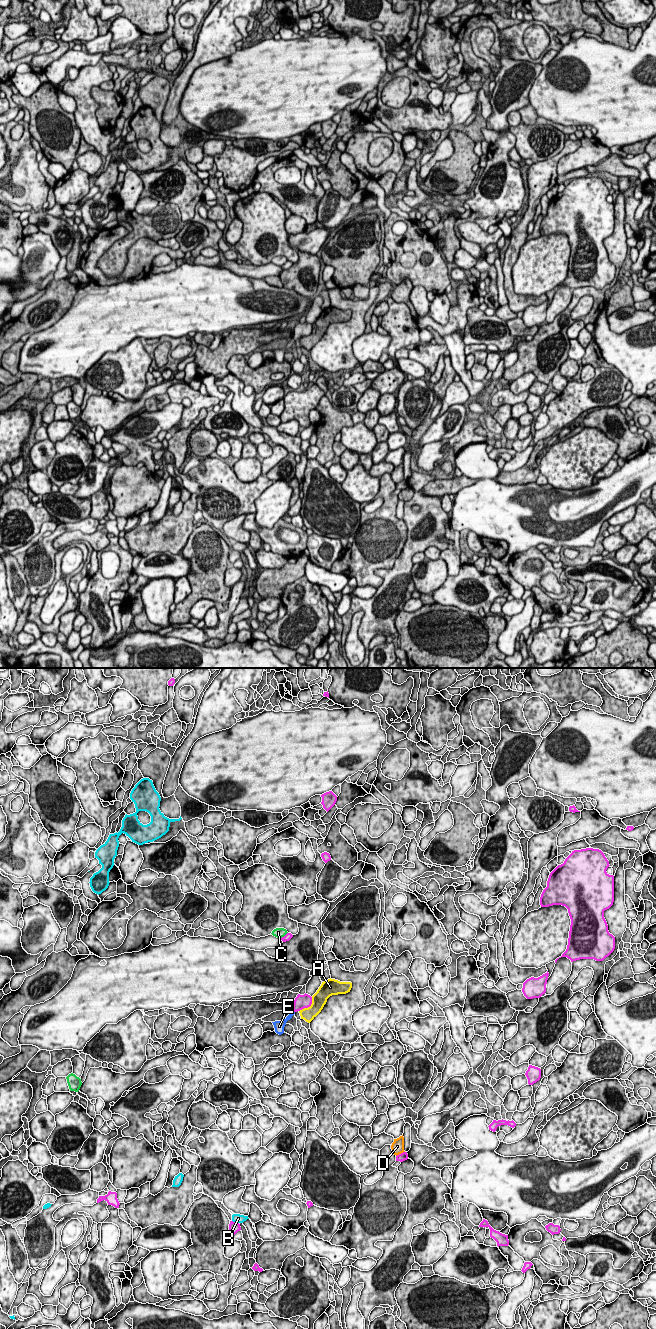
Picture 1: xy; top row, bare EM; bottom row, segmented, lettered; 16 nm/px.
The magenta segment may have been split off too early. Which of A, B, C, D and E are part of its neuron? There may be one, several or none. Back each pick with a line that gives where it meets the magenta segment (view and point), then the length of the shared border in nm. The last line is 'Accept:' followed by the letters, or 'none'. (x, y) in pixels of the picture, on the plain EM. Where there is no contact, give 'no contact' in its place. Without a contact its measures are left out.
E: meets magenta in xy at (293, 338); contact 70 nm long
Accept: E

